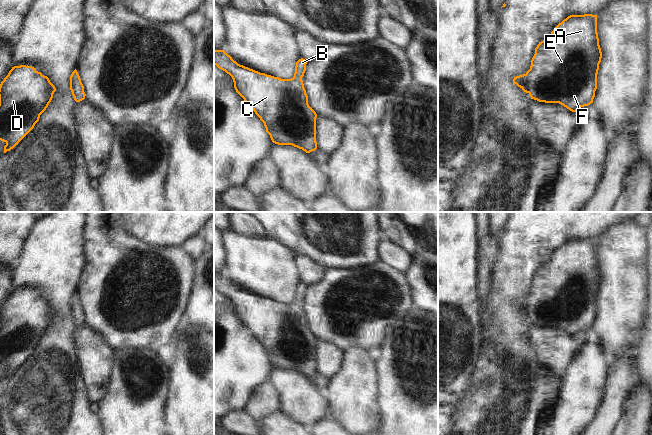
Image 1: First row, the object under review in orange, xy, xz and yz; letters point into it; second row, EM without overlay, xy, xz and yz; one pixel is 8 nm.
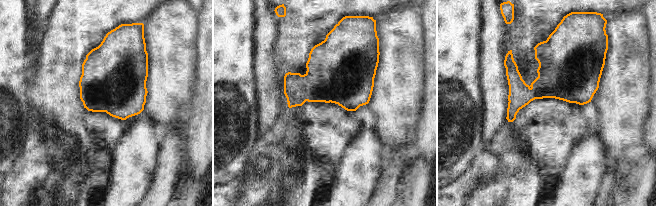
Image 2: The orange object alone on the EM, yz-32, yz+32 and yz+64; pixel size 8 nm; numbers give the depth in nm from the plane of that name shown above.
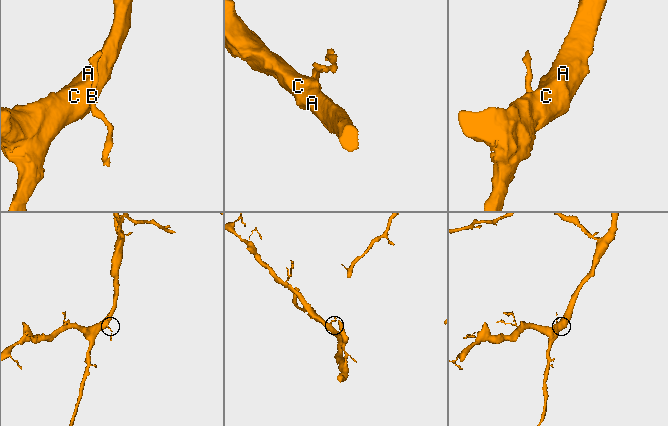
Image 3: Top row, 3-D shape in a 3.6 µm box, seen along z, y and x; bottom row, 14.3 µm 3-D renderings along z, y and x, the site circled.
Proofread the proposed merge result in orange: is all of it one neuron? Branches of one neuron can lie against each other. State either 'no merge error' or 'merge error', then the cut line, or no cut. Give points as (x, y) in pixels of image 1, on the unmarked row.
no merge error | no cut

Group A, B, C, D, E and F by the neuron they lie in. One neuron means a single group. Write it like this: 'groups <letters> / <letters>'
groups A B C D E F

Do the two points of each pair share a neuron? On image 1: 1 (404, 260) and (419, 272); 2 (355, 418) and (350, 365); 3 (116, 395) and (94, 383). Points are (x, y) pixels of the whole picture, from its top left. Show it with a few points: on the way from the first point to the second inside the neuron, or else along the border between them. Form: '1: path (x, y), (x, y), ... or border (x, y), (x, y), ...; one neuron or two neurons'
1: border (411, 255), (411, 263), (404, 273); two neurons
2: path (354, 405), (354, 378); one neuron
3: border (112, 367), (108, 390), (98, 403); two neurons

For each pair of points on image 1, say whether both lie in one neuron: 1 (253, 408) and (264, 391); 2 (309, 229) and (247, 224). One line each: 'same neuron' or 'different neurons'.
1: same neuron
2: different neurons

